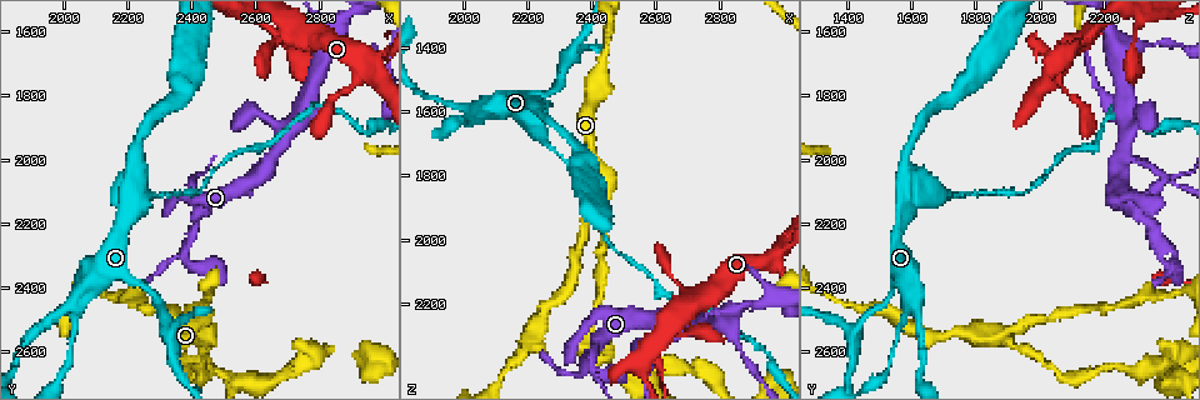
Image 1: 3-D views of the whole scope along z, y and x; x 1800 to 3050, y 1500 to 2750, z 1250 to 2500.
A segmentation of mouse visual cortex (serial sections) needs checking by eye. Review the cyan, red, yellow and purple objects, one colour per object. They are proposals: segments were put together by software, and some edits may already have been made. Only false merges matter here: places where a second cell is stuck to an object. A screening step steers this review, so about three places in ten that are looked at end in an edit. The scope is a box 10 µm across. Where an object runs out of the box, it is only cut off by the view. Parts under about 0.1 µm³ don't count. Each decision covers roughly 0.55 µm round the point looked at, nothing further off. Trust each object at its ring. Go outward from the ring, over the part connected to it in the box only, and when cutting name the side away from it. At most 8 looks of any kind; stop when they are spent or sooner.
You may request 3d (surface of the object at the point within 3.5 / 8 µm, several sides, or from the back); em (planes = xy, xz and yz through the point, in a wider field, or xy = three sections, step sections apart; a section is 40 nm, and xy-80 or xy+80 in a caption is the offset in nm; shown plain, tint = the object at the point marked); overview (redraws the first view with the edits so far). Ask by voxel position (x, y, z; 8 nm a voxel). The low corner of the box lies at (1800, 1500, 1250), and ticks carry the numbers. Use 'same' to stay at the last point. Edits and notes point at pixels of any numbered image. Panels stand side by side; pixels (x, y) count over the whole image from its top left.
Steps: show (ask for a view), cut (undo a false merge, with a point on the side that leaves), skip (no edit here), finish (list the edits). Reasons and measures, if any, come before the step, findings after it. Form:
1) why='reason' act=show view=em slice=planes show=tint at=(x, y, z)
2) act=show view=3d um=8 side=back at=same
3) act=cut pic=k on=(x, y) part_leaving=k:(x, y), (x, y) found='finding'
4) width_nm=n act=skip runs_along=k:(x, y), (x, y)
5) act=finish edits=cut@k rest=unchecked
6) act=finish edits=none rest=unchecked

why='three-way junction' act=show view=3d um=3.5 side=back at=(2220, 2100, 1630)

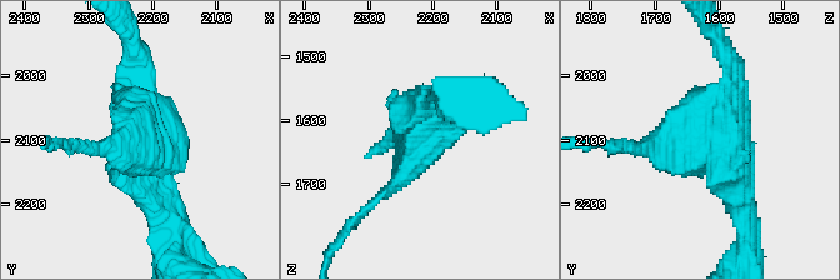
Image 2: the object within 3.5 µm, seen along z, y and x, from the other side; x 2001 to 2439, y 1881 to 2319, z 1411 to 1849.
act=show view=em slice=xy step=3 show=tint at=(2215, 2100, 1625)

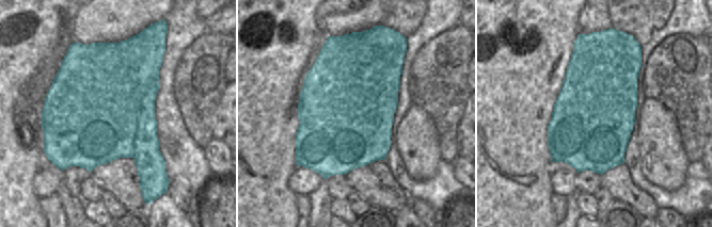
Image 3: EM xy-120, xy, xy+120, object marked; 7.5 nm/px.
width_nm=700 act=cut pic=2 on=(408, 175) part_leaving=2:(421, 125), (406, 173), (353, 221) found='a second cell is stuck on'

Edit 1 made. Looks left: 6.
why='three arms meet' act=show view=3d um=8 at=(2030, 2460, 1610)

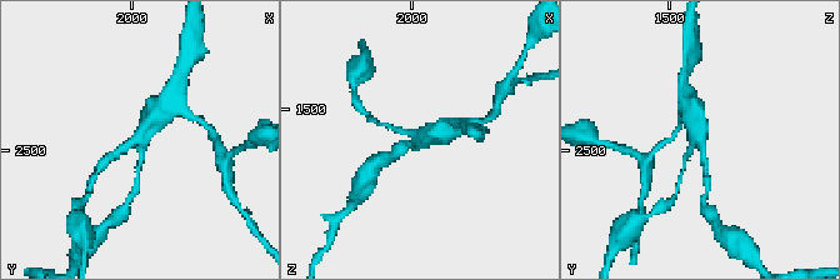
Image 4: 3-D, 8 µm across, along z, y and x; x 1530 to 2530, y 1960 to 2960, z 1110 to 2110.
why='zoom in' act=show view=3d um=3.5 at=same

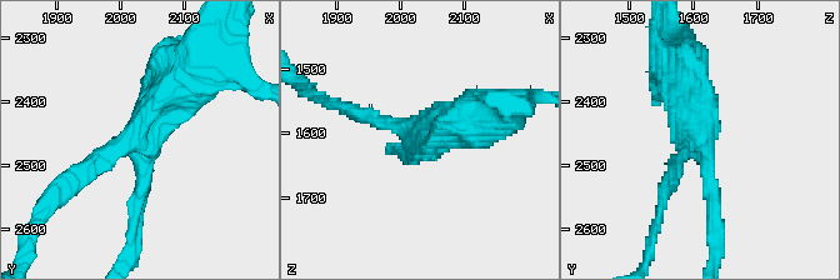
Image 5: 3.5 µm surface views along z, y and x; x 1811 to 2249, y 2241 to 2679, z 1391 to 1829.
arms=3 arm_widths_nm=200,200,500 act=show view=em slice=xy step=5 show=tint at=(2030, 2455, 1605)

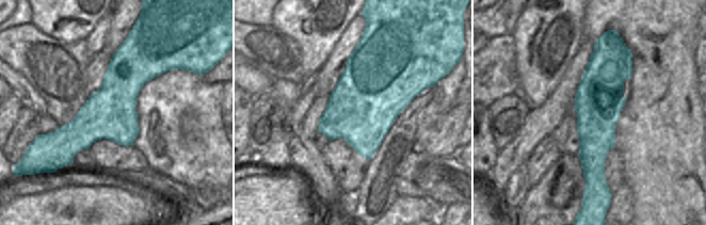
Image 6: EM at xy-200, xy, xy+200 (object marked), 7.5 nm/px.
act=skip runs_along=5:(190, 69), (136, 138), (75, 176) found='continuous, no second cell'

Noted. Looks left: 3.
why='thin neck' act=show view=3d um=3.5 at=(2660, 1630, 2130)

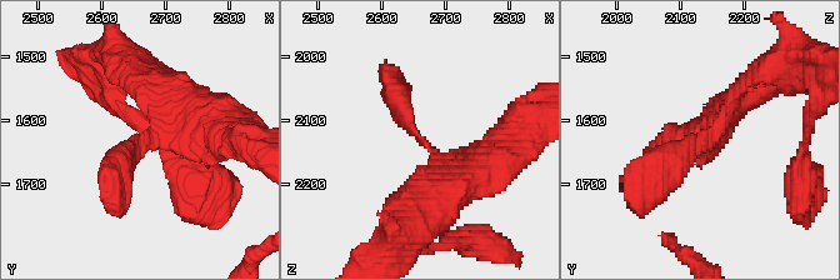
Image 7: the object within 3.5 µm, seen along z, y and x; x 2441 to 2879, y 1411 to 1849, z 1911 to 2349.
arm_widths_nm=300,350 why='now the EM' act=show view=em slice=xy step=3 show=tint at=(2660, 1630, 2125)

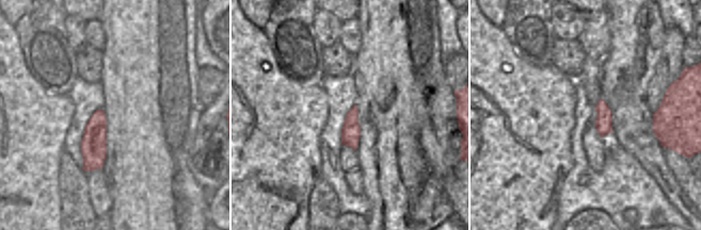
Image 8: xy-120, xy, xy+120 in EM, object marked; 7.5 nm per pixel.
why='cut it another way' act=show view=em slice=xy step=2 show=tint at=same

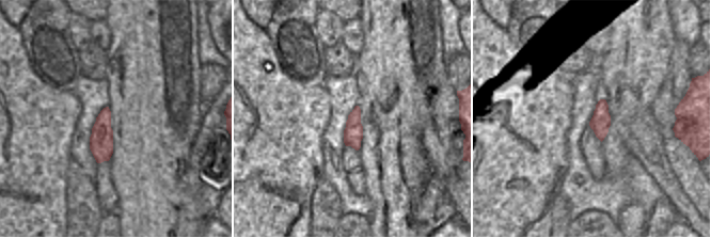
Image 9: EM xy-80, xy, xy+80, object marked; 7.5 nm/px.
act=skip runs_along=7:(209, 128), (140, 139), (114, 193) found='one cell here'

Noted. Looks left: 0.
act=finish edits=cut@2 rest=unchecked

